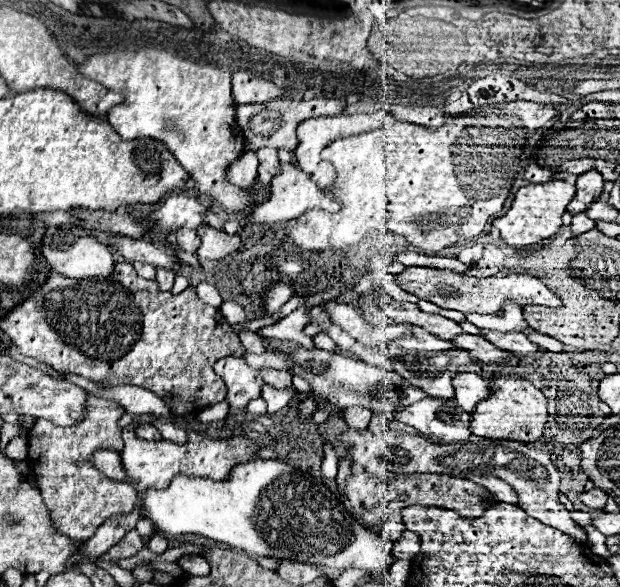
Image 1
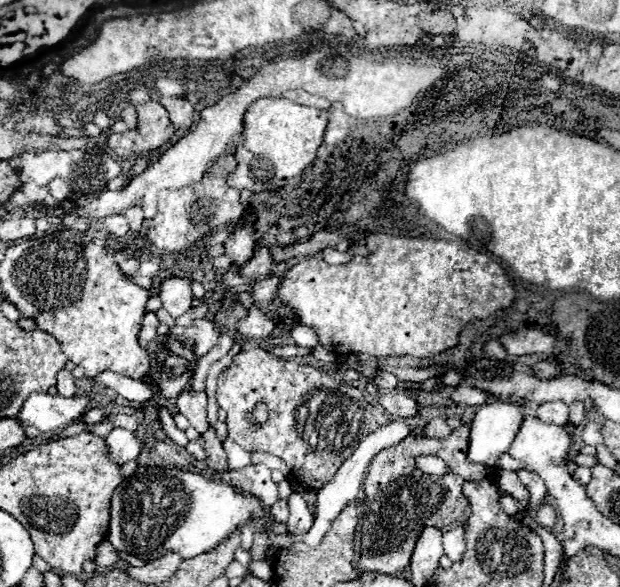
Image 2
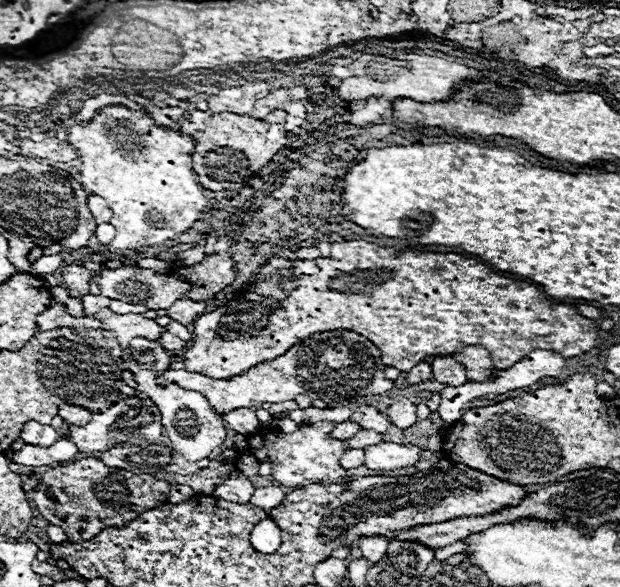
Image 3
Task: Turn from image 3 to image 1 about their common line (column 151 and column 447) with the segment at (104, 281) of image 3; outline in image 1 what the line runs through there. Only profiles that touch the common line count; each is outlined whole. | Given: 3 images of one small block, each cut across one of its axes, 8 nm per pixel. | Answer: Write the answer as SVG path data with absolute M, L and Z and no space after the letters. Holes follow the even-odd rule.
M410 266L404 272L396 276L396 282L402 290L434 302L436 306L444 310L458 310L458 312L478 312L478 314L498 314L502 312L502 304L512 300L520 308L528 304L540 304L548 308L560 308L562 298L558 298L546 284L542 284L540 278L528 276L528 274L512 274L512 272L498 272L496 276L490 278L474 278L466 276L460 272L450 272L450 270L436 270L436 268L418 268Z

